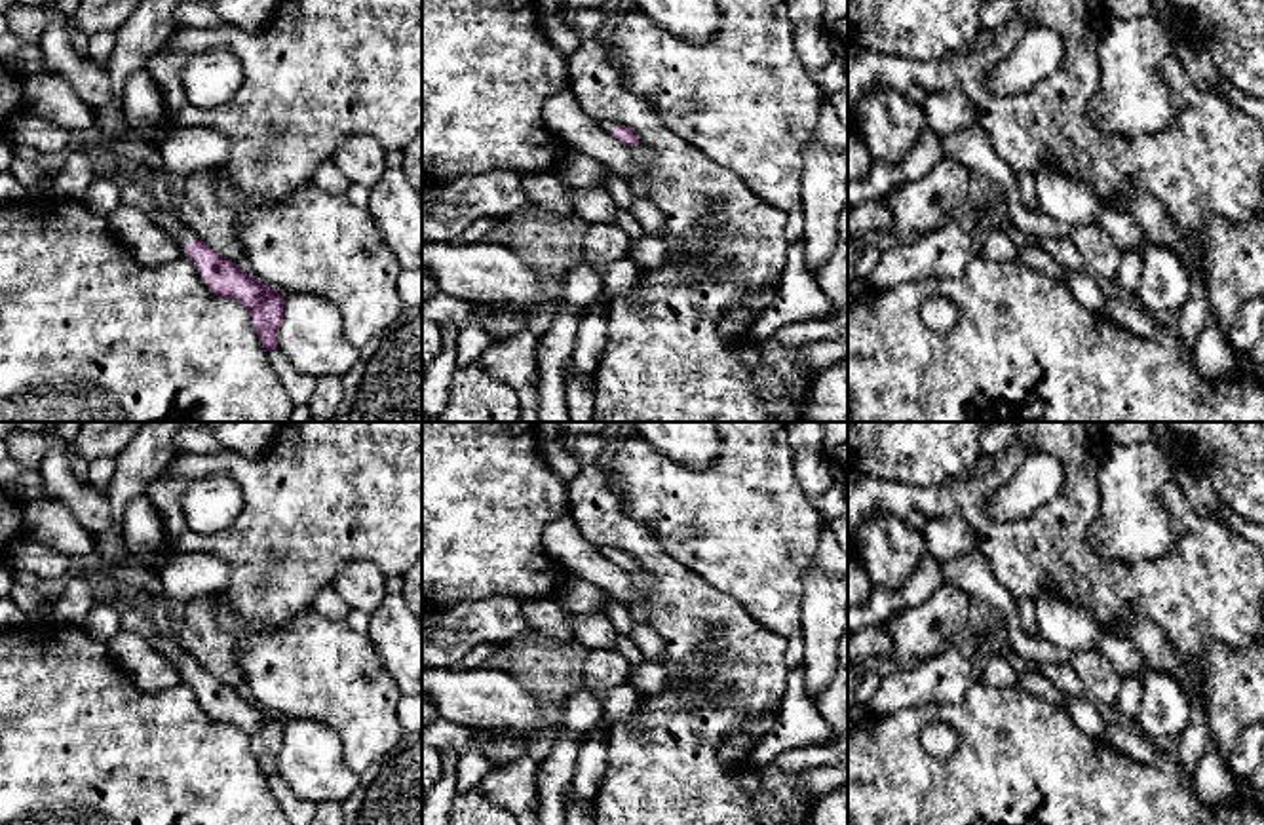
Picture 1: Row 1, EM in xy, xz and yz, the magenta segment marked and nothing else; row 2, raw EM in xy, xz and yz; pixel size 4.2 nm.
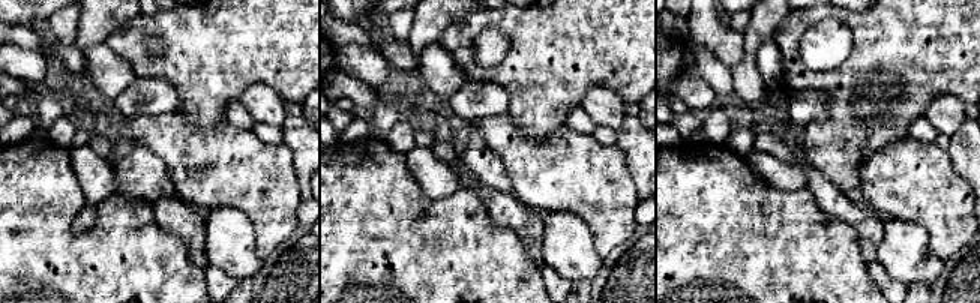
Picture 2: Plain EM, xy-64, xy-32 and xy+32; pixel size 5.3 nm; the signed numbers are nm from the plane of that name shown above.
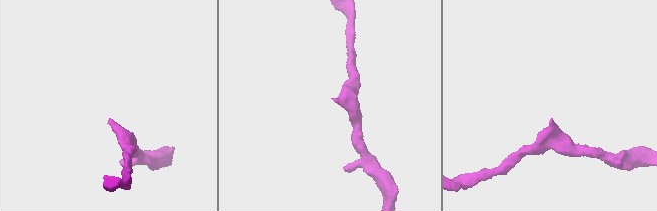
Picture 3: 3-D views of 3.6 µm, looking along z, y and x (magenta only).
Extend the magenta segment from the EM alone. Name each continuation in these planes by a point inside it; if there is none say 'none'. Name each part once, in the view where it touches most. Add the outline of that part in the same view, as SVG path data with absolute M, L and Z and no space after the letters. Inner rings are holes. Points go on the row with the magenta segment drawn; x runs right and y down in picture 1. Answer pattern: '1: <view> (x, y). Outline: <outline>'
1: xy (168, 219). Outline: M158 205L156 209L152 209L152 211L148 213L148 217L150 217L162 230L165 230L169 236L175 238L175 241L177 241L177 245L179 245L182 257L186 257L186 255L184 255L184 249L186 249L188 241L190 241L192 238L196 238L196 236L192 234L192 230L188 230L188 228L181 222L177 211L173 211L171 207L165 207L165 205ZM186 257L186 259L188 259L188 257ZM188 259L188 260L190 260L190 259ZM190 260L190 262L194 264L194 260ZM194 264L194 268L196 268L196 264Z

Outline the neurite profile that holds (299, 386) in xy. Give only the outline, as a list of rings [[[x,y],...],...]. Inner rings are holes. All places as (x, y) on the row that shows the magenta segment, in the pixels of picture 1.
[[[278,348],[268,352],[268,359],[291,401],[295,405],[306,405],[316,390],[317,378],[295,369]]]

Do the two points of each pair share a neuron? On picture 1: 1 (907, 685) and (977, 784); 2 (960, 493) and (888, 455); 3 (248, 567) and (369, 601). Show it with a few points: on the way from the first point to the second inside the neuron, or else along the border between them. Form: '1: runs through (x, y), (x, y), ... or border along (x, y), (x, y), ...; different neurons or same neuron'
1: border along (964, 692), (958, 704), (917, 704), (877, 715); different neurons
2: border along (977, 459), (964, 474), (945, 481), (894, 481); different neurons
3: border along (373, 563), (346, 561), (331, 584); different neurons

